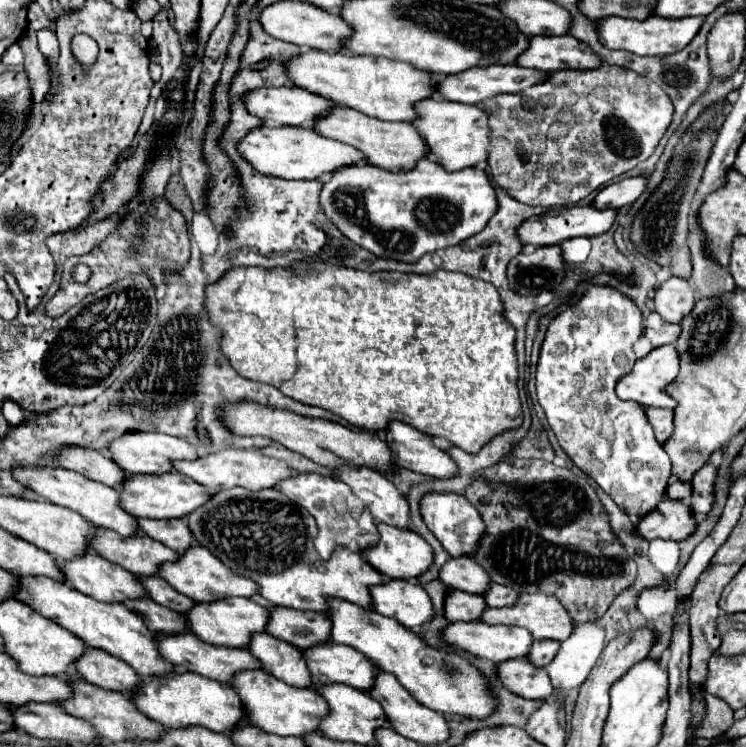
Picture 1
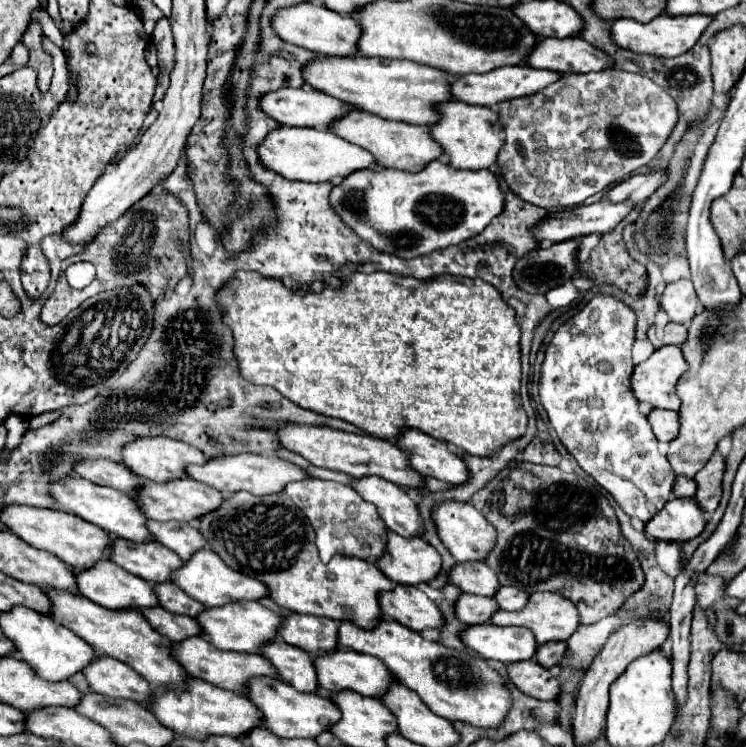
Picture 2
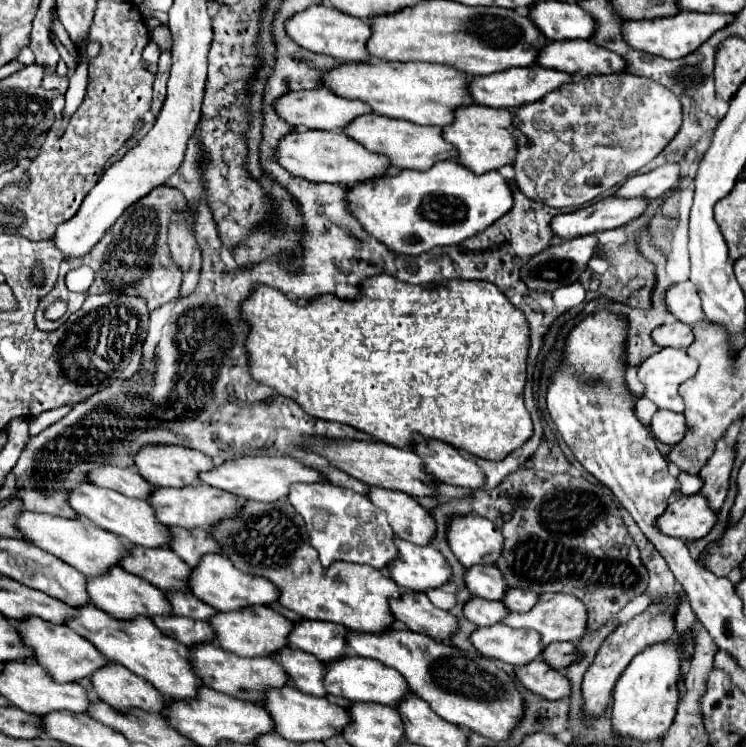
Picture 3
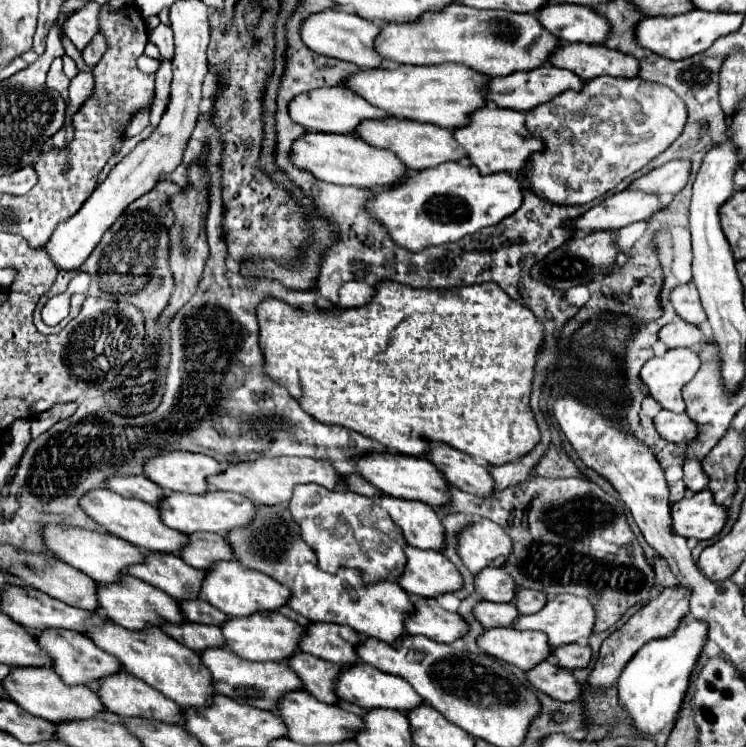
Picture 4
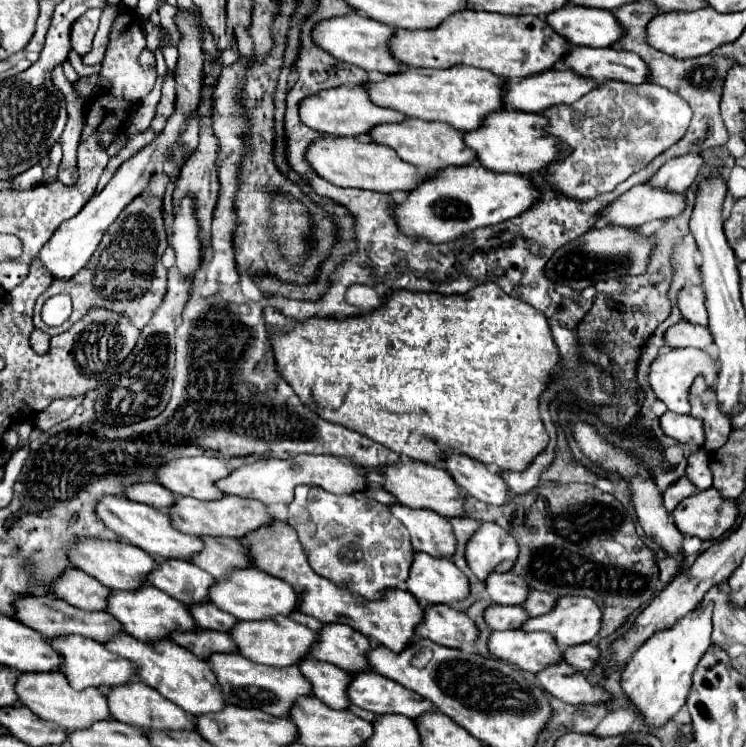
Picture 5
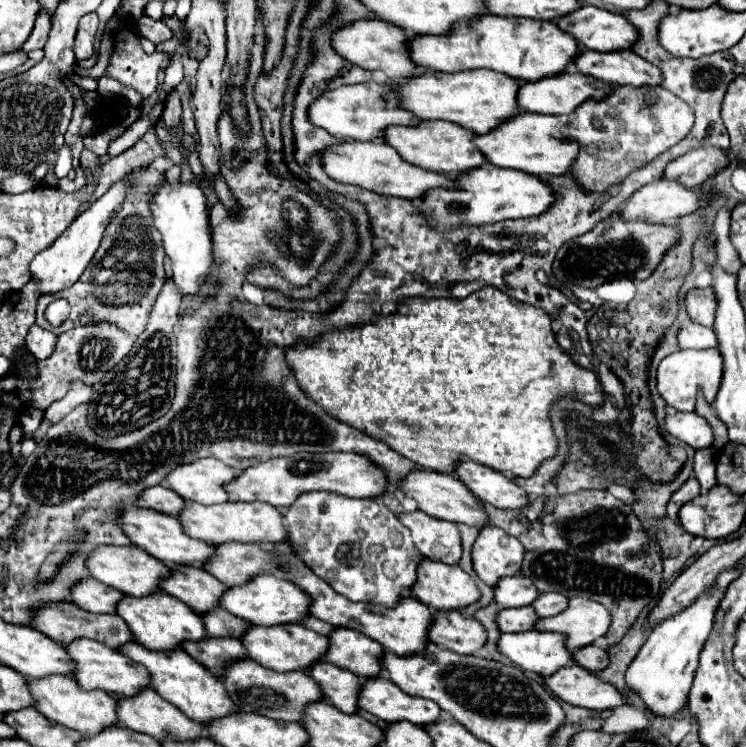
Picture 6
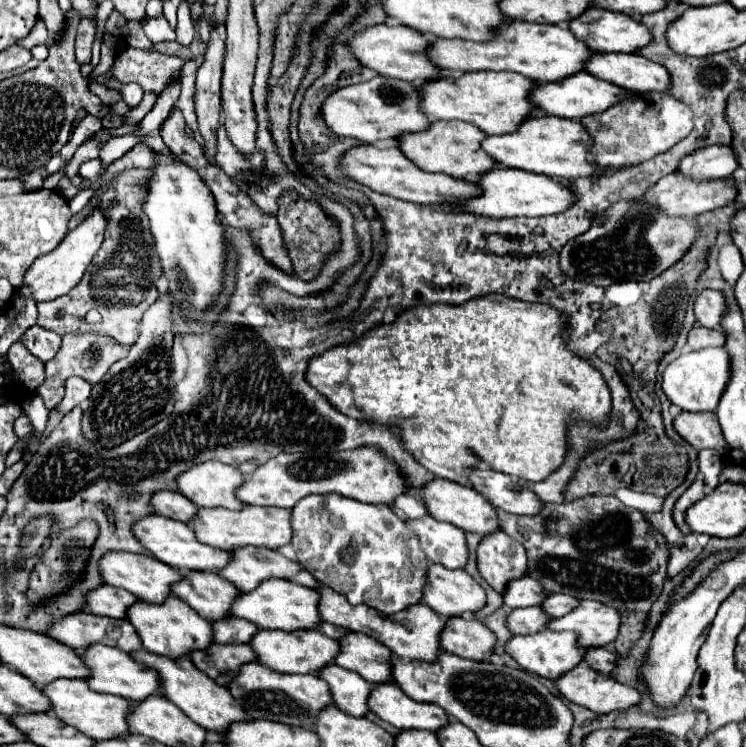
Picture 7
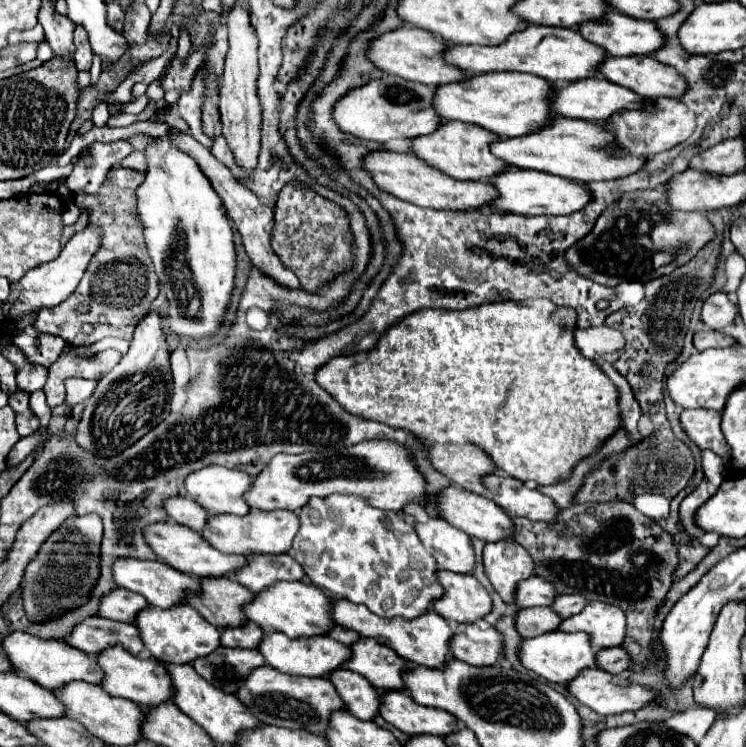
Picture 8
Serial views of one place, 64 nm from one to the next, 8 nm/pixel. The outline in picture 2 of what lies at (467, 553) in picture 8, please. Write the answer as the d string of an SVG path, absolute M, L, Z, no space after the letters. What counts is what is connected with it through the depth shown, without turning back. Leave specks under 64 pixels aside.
M380 476L350 478L350 486L366 502L372 502L376 506L382 522L390 530L408 538L422 534L422 518L418 516L416 504L406 496L406 492L400 486Z

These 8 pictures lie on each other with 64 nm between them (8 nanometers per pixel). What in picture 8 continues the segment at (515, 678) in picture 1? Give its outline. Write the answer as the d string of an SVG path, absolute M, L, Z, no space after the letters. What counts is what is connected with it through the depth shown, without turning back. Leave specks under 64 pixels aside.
M584 668L574 680L570 680L566 684L566 688L568 688L570 696L574 696L578 702L586 704L588 708L592 708L594 712L598 712L602 716L620 714L620 712L628 712L628 710L638 710L638 708L646 706L648 702L652 702L654 696L656 696L654 690L632 684L622 676L614 676L614 674L608 674L608 672L598 670L598 668Z

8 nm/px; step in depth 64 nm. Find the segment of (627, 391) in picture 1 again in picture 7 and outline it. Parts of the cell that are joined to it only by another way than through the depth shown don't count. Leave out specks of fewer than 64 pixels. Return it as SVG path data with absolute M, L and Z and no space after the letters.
M706 348L688 352L670 362L662 374L662 390L666 398L688 412L712 412L728 384L728 354L724 348Z

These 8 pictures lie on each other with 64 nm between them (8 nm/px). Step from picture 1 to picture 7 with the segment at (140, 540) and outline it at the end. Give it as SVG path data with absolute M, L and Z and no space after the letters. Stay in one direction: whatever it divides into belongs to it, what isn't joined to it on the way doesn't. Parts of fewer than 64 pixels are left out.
M196 570L186 572L180 582L174 582L172 594L210 622L214 616L224 616L224 612L230 614L230 604L240 592L218 574Z

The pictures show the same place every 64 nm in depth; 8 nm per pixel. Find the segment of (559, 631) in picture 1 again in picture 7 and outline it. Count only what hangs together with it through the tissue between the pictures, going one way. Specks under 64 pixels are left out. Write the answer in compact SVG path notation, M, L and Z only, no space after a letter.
M580 600L578 606L566 616L554 618L546 628L550 630L570 630L578 634L578 648L590 646L606 646L616 640L620 624L620 614L616 608L608 608L606 604L594 600Z

